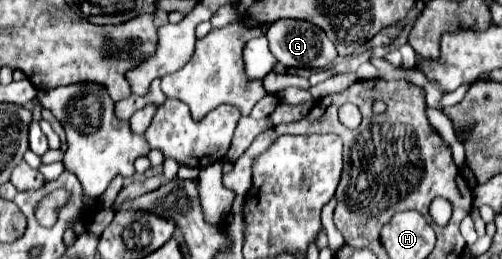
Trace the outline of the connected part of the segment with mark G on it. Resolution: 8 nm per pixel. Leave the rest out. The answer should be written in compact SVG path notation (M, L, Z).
M279 19L269 25L267 31L269 49L275 55L279 63L285 67L307 67L307 69L327 69L337 57L335 45L327 39L325 31L321 31L317 25L309 21L297 21L297 19Z

